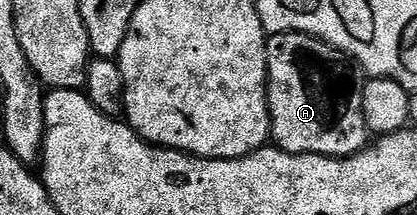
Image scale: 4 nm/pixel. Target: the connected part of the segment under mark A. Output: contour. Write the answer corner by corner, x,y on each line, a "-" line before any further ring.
306,33
273,34
266,42
266,84
273,144
285,153
315,153
321,157
350,157
366,148
372,134
364,119
363,82
358,81
353,68
346,54

